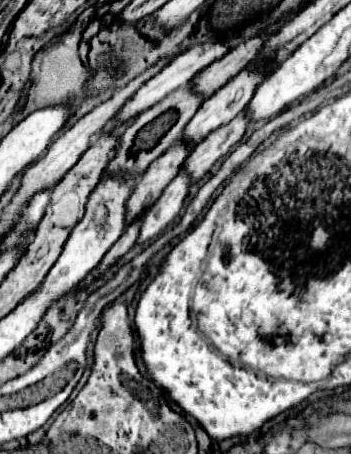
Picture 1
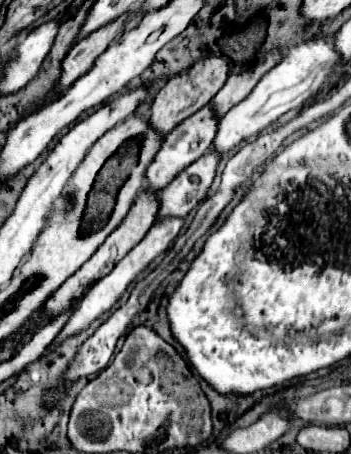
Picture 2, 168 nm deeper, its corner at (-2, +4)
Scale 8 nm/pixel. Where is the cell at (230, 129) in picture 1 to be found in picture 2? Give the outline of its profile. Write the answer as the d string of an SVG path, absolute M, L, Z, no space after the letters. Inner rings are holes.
M207 152L197 162L187 166L159 196L157 218L185 218L197 208L213 182L215 168L219 164L213 152Z

